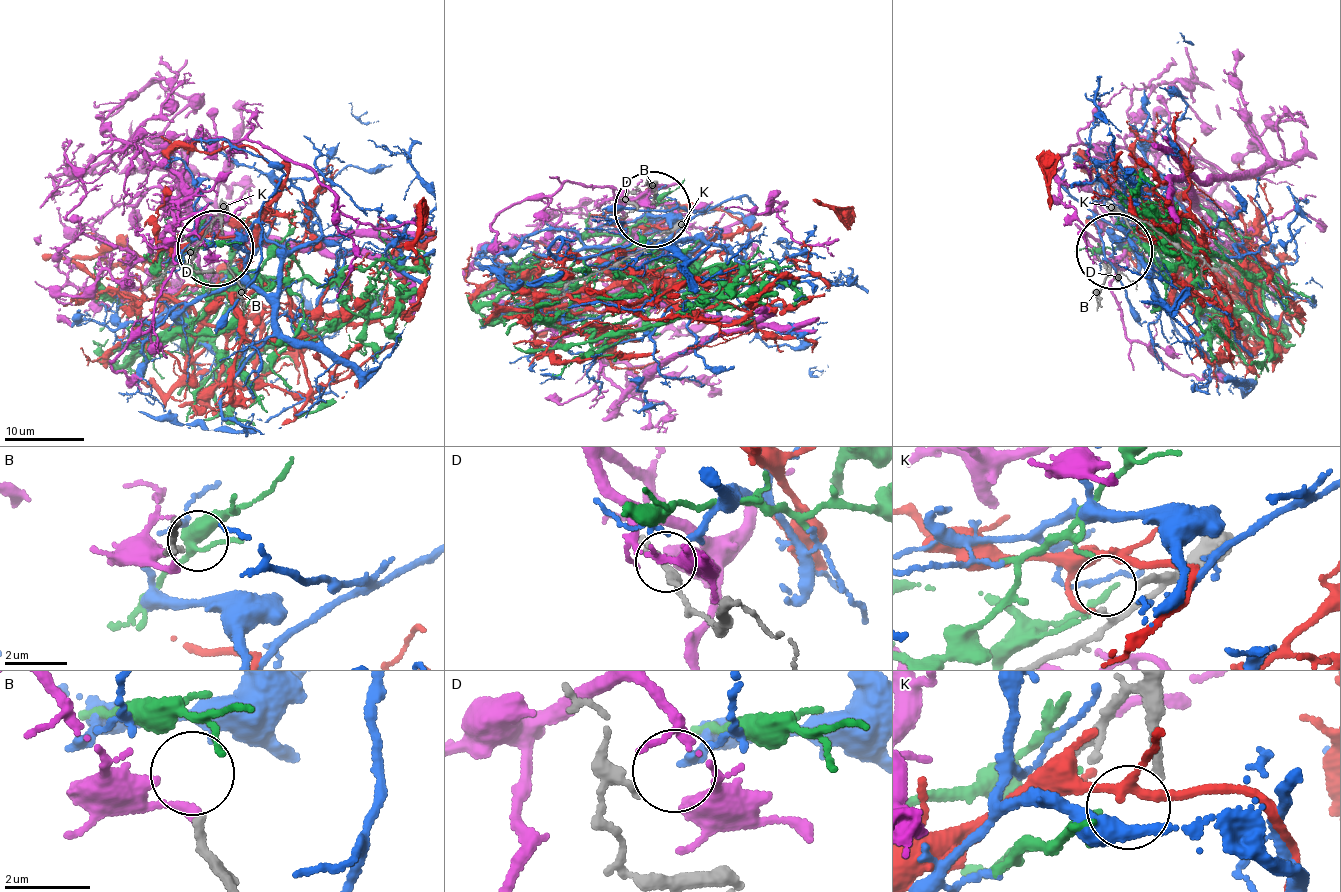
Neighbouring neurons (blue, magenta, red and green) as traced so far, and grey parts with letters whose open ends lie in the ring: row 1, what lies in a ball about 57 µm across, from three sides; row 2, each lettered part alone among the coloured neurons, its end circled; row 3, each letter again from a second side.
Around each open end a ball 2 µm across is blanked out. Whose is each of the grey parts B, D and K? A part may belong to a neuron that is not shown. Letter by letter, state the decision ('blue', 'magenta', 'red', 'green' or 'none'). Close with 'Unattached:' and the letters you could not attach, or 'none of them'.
B: magenta
D: blue
K: none
Unattached: K

